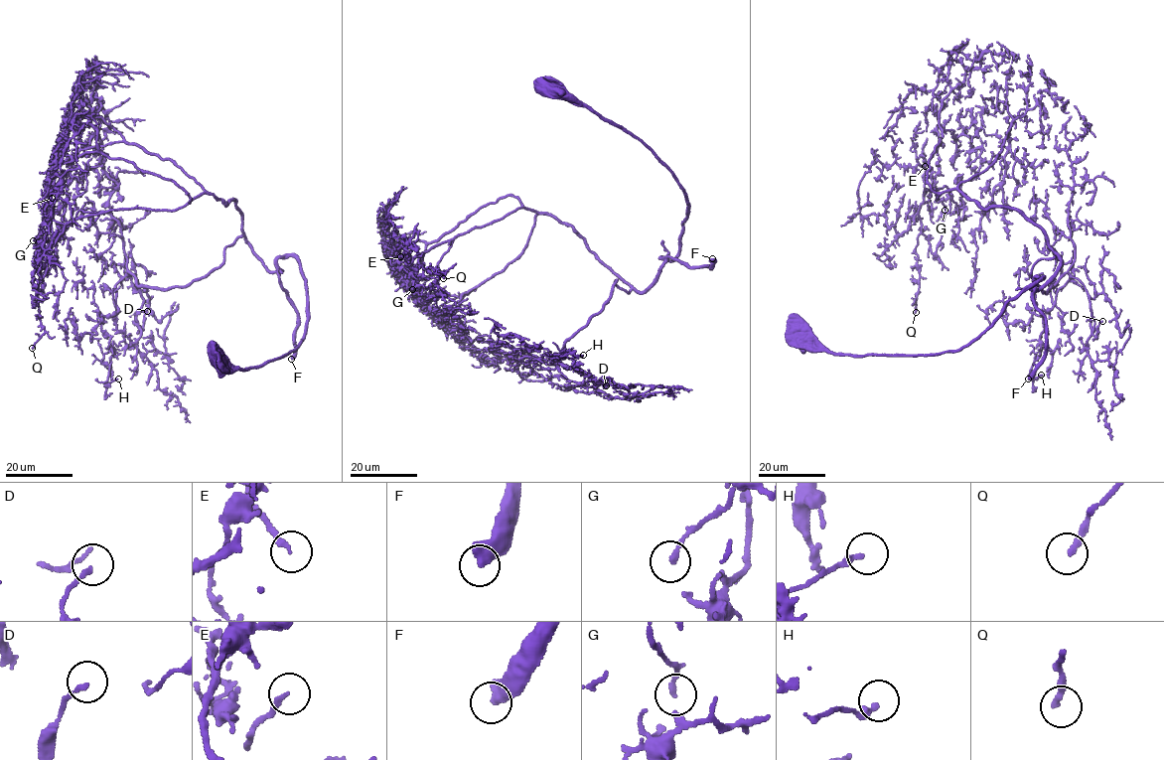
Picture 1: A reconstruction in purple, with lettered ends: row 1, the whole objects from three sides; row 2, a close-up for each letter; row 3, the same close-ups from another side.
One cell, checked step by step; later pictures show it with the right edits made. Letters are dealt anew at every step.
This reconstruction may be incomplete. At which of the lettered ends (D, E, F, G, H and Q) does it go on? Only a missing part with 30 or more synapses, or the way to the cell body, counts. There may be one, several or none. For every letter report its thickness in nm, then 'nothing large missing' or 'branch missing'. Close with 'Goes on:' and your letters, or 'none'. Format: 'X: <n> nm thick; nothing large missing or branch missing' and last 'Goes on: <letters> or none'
D: 140 nm thick; nothing large missing
E: 170 nm thick; nothing large missing
F: 550 nm thick; branch missing
G: 120 nm thick; nothing large missing
H: 200 nm thick; nothing large missing
Q: 240 nm thick; nothing large missing
Goes on: F

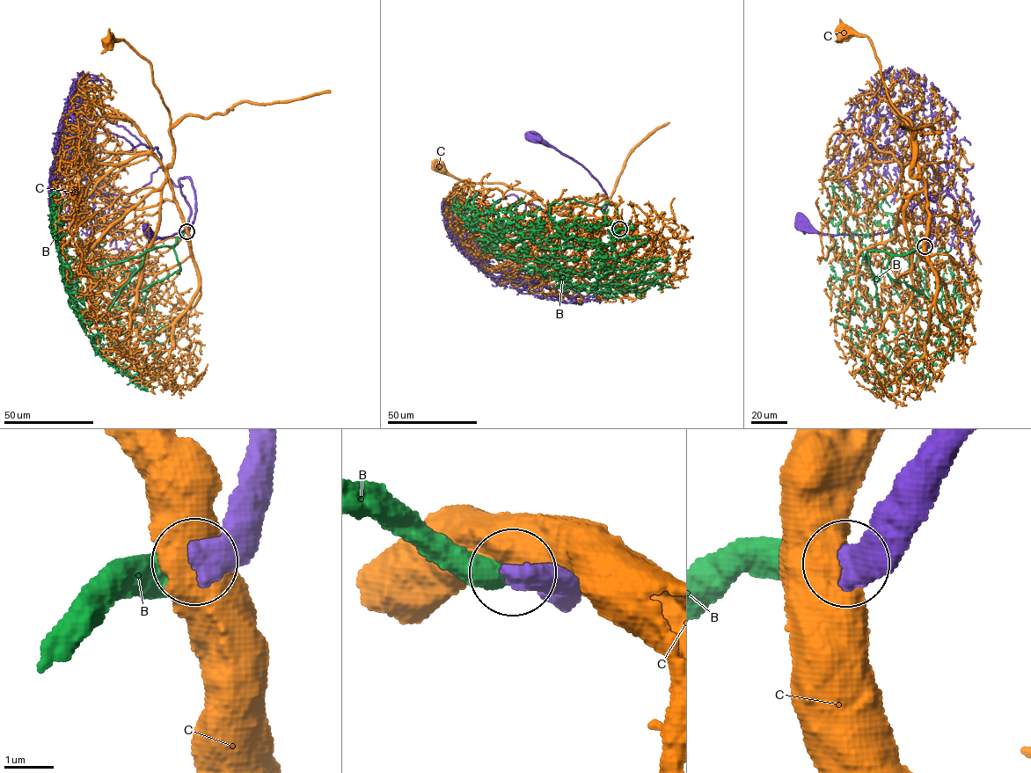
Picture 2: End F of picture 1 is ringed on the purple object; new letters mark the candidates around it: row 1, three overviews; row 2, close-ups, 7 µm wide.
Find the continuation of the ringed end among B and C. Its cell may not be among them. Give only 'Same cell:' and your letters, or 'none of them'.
Same cell: B

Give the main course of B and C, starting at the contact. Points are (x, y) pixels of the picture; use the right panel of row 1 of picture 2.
B: (924, 246), (904, 254), (867, 251), (878, 307), (877, 325), (870, 346), (888, 368), (875, 379), (875, 393)
C: (924, 246), (928, 217), (925, 184), (911, 174), (914, 144), (912, 123), (890, 101), (868, 38), (841, 32)

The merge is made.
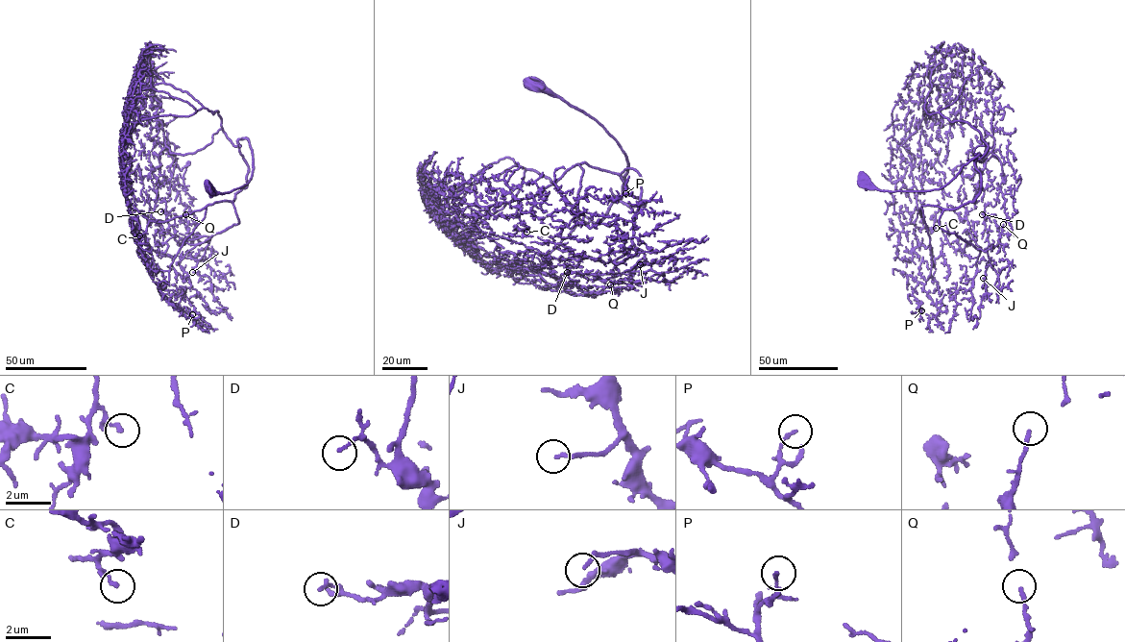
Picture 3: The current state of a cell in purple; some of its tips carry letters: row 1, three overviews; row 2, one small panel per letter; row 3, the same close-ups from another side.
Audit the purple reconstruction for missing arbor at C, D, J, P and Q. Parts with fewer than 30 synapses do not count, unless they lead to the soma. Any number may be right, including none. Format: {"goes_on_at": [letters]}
{"goes_on_at": ["J"]}

